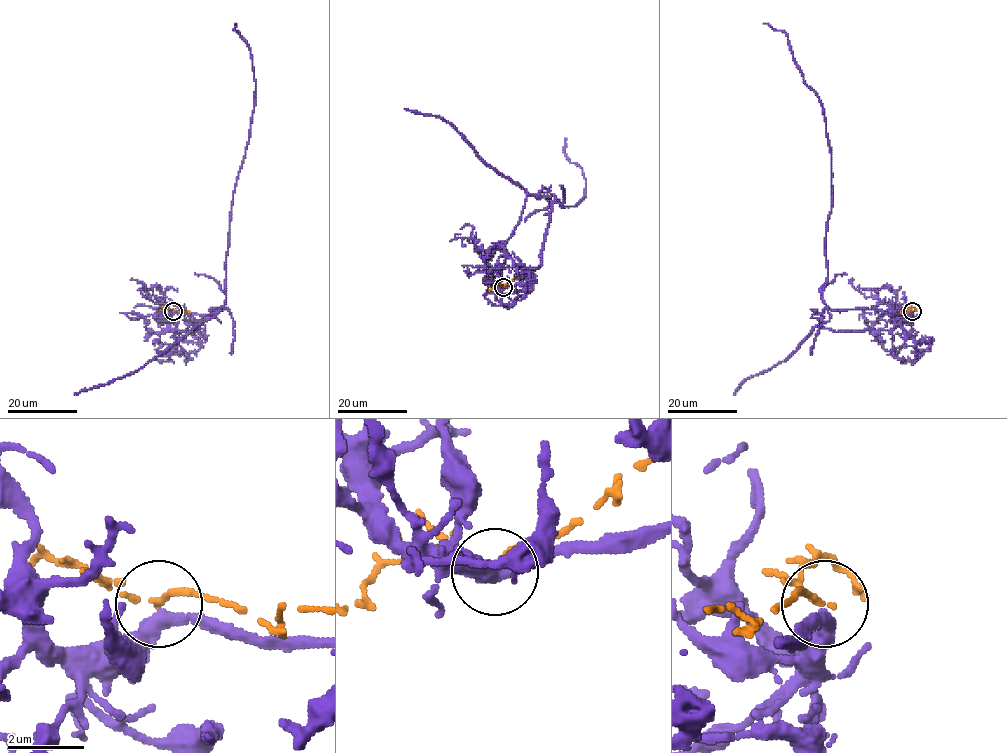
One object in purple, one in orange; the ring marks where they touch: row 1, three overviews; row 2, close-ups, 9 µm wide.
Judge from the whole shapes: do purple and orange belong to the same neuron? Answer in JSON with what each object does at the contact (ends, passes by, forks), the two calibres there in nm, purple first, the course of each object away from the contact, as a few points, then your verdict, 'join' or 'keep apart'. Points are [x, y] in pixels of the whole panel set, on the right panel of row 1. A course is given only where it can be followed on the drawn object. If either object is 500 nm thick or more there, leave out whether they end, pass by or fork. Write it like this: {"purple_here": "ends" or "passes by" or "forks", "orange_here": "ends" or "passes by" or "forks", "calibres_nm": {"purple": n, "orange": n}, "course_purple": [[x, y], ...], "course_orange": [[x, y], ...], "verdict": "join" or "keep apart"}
{"purple_here": "passes by", "orange_here": "passes by", "calibres_nm": {"purple": 340, "orange": 120}, "course_purple": [[912, 311], [830, 309], [823, 300], [831, 206], [825, 119], [787, 35], [763, 23]], "course_orange": [[912, 311], [900, 313]], "verdict": "join"}

